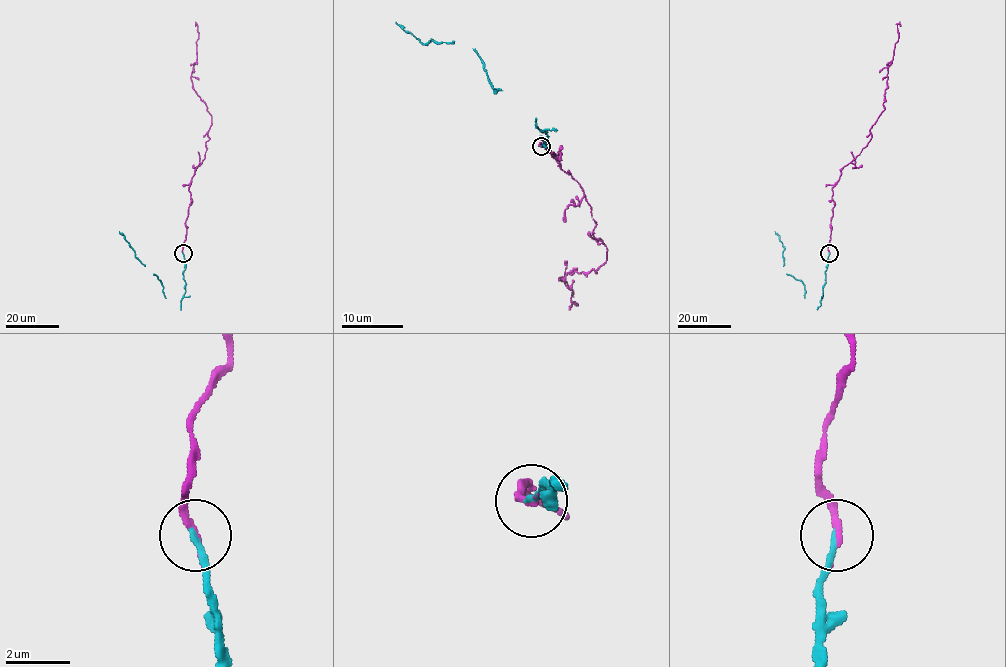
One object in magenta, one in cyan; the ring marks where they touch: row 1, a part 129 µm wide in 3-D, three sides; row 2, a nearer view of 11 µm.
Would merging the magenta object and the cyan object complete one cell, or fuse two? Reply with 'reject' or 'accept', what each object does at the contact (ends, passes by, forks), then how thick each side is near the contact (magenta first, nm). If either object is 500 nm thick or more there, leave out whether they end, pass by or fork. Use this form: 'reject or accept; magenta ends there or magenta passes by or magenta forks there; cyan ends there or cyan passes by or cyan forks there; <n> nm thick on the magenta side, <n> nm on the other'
accept; magenta ends there; cyan ends there; 200 nm thick on the magenta side, 200 nm on the other

